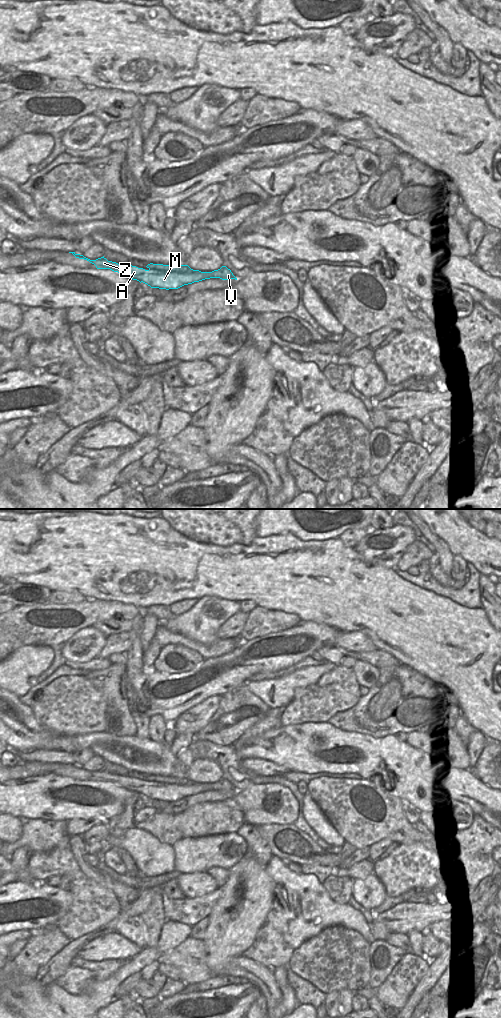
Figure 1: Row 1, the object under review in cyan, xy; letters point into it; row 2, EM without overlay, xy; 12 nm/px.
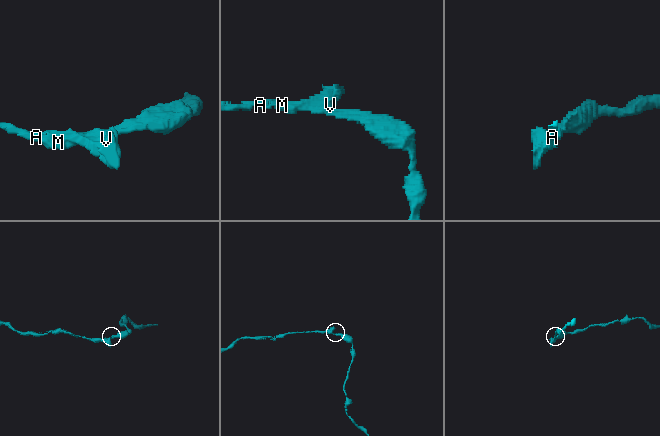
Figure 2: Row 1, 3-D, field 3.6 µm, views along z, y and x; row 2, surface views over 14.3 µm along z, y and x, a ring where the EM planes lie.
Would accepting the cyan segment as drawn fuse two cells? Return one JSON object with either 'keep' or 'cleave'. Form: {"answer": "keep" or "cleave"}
{"answer": "cleave"}

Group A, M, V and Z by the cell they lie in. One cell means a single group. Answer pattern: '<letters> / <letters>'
A M Z / V

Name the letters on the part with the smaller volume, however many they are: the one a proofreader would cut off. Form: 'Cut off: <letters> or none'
Cut off: V

